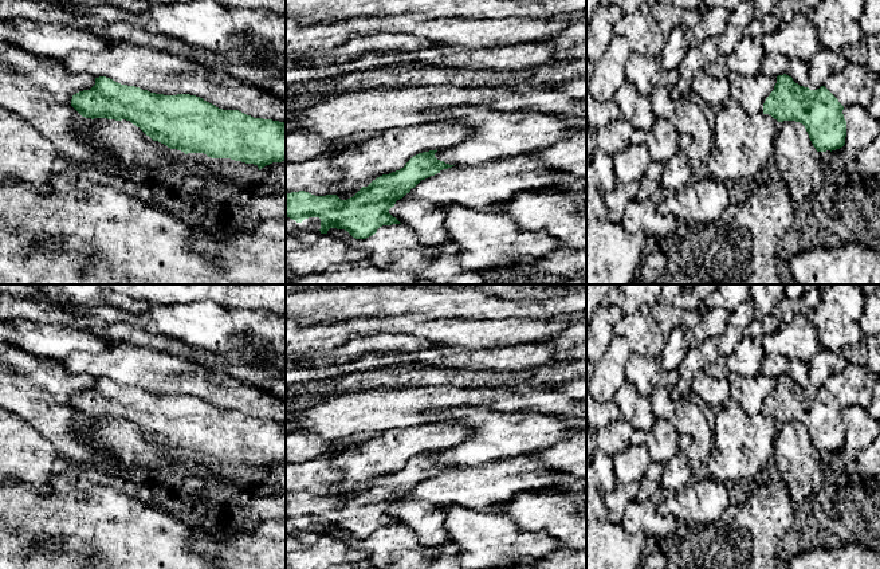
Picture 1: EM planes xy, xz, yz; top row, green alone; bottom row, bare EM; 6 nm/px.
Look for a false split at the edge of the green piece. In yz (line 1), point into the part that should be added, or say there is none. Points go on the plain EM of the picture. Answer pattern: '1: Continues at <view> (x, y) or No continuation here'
1: No continuation here

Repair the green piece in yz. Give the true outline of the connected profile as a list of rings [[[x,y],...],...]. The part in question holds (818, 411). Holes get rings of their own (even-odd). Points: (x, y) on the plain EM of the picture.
[[[786,374],[777,377],[774,391],[763,404],[763,415],[771,416],[778,423],[795,421],[802,424],[817,452],[832,452],[845,446],[846,421],[842,411],[844,407],[825,386],[810,391],[800,386]]]

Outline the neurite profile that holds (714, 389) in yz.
[[[708,369],[700,370],[694,377],[691,391],[706,401],[711,409],[723,408],[732,400],[727,374],[711,374]]]

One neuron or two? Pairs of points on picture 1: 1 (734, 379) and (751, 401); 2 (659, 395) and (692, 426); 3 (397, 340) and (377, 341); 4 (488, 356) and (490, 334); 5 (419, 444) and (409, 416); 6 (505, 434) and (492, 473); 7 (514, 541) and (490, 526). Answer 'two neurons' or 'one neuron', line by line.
1: one neuron
2: one neuron
3: one neuron
4: two neurons
5: two neurons
6: two neurons
7: one neuron

